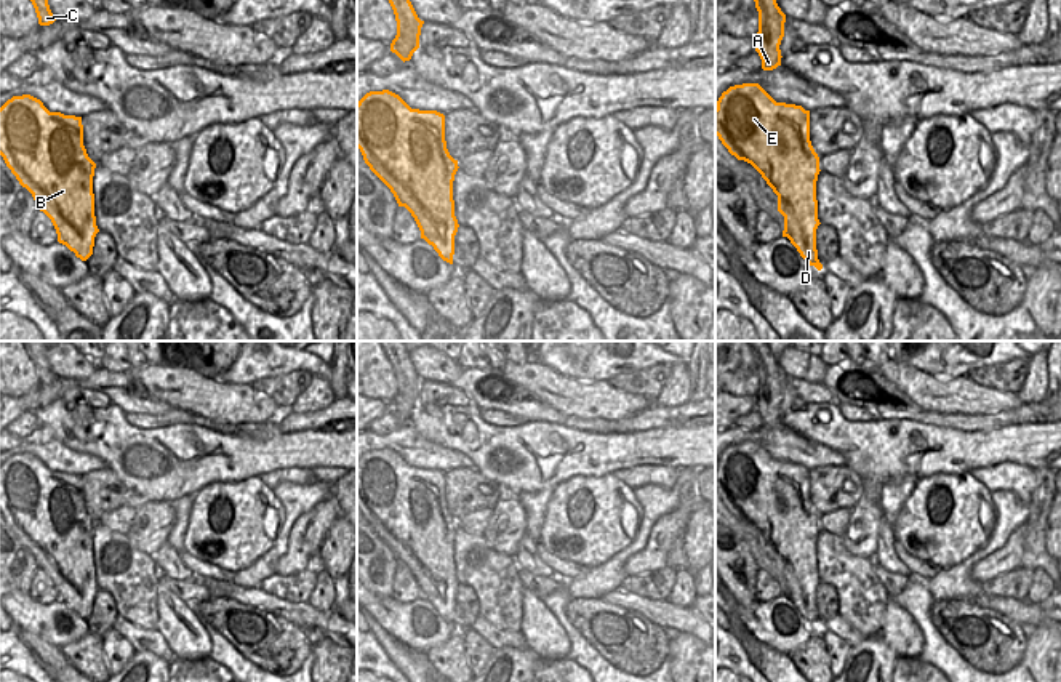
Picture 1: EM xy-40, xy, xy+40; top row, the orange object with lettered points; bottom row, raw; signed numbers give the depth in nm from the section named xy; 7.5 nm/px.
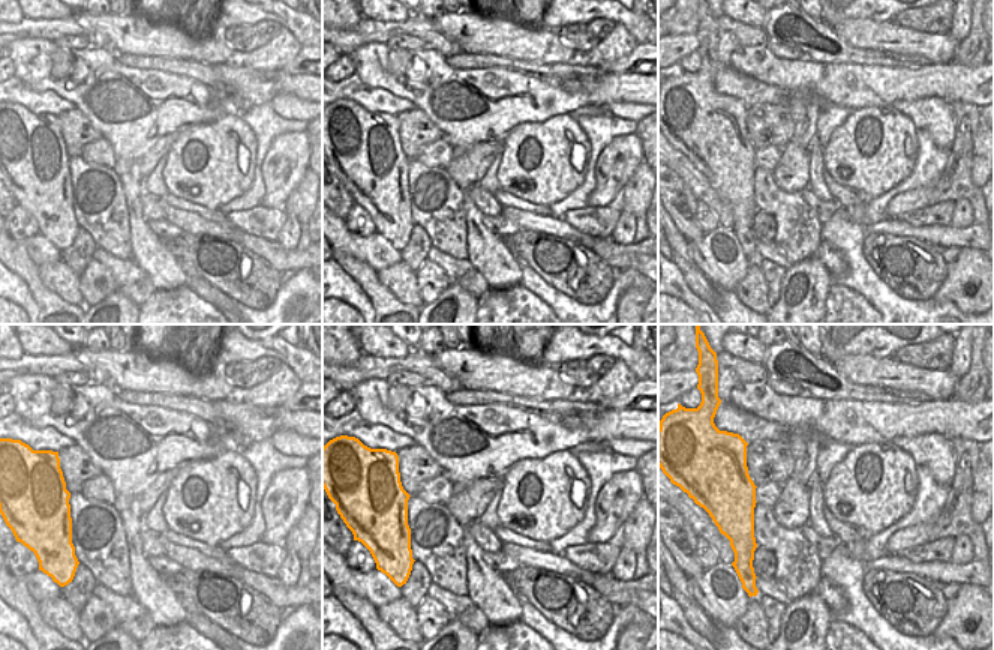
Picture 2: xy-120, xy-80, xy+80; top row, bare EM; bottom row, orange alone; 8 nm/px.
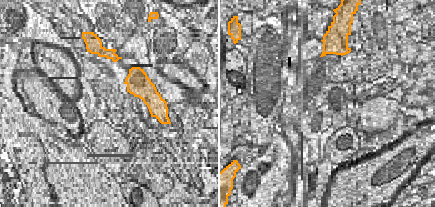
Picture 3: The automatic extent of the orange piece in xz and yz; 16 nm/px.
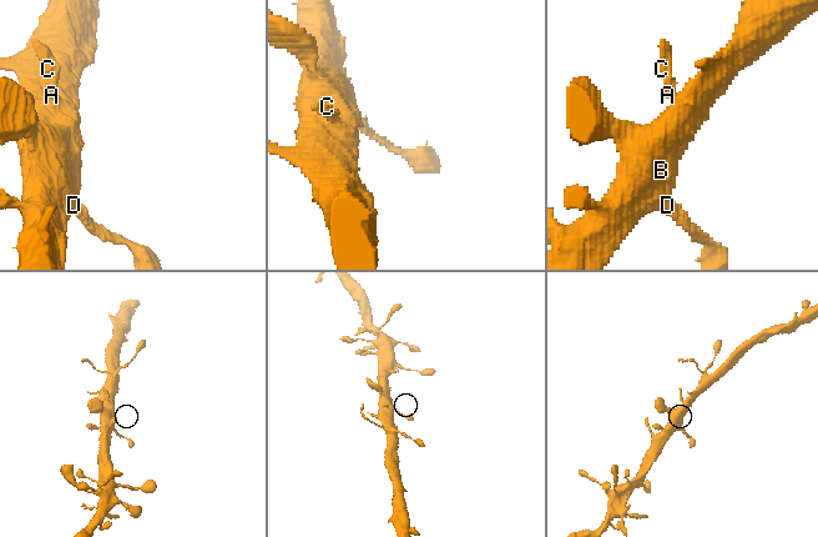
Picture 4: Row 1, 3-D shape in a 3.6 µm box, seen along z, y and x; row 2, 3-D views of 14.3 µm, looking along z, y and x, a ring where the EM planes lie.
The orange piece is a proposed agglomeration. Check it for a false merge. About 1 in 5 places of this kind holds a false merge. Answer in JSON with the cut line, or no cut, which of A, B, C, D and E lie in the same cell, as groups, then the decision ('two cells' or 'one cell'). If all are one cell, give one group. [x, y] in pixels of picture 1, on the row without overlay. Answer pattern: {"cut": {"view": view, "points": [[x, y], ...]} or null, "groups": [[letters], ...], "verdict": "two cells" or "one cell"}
{"cut": null, "groups": [["A", "B", "C", "D", "E"]], "verdict": "one cell"}

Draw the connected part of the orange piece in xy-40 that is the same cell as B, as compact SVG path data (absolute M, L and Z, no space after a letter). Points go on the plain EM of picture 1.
M30 453L0 466L0 514L77 616L93 613L96 522L83 504L82 475L50 471Z

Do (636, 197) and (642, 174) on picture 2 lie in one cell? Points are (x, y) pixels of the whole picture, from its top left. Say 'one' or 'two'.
one

